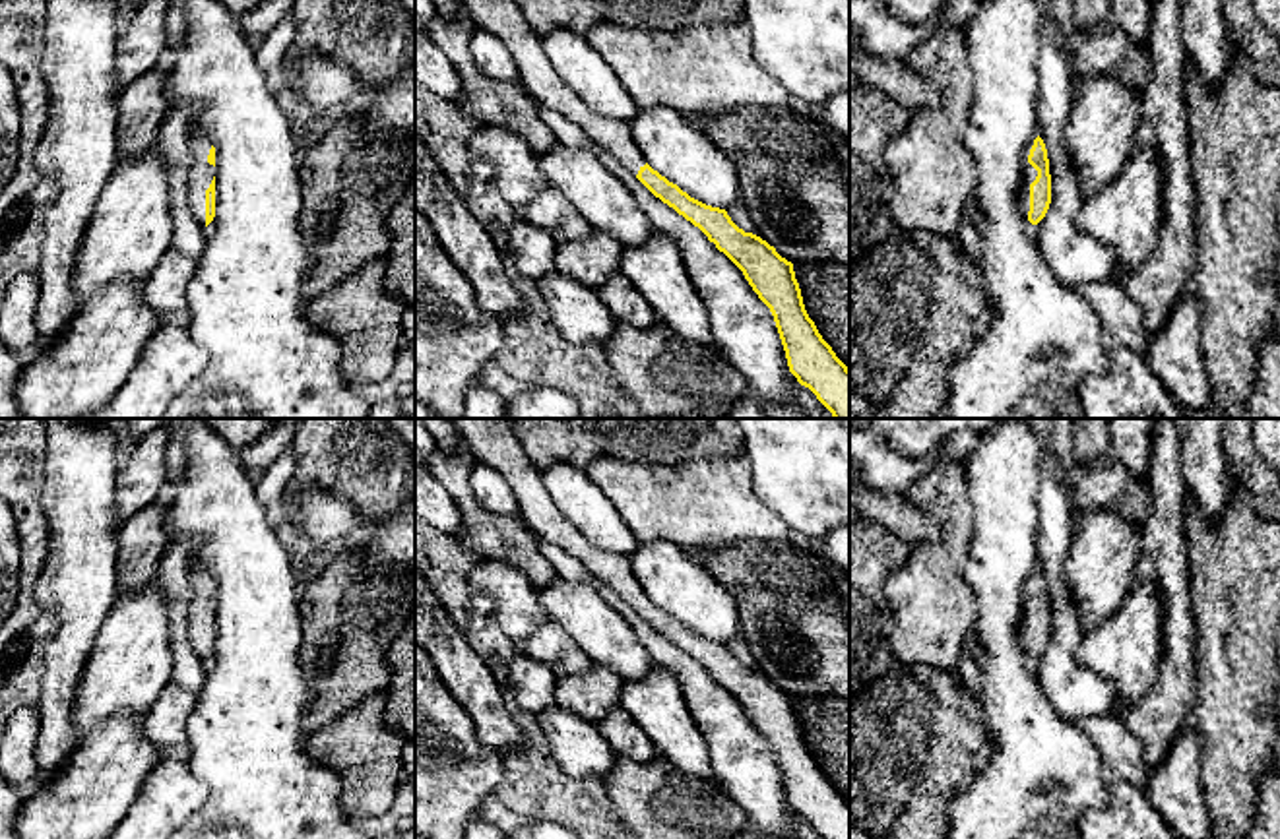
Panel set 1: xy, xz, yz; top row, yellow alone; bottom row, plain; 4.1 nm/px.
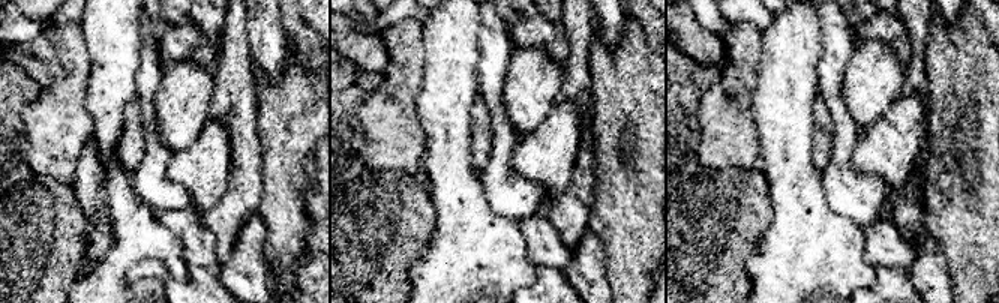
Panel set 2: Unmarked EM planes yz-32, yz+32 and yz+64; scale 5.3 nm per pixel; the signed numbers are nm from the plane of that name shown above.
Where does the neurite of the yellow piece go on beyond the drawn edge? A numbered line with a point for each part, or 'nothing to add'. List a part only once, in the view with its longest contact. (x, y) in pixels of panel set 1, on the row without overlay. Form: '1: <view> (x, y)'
1: yz (1030, 609)

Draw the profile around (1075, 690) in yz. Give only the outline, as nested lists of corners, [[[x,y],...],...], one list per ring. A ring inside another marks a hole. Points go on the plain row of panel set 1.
[[[1043,453],[1036,546],[1040,572],[1049,593],[1051,637],[1045,651],[1036,659],[1036,672],[1055,709],[1069,719],[1102,717],[1117,711],[1113,684],[1078,661],[1086,630],[1078,620],[1065,579],[1065,558],[1078,519],[1071,471],[1053,453]]]

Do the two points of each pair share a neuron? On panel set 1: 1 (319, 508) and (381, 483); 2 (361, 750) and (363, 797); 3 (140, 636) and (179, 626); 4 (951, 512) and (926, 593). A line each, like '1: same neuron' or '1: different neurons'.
1: different neurons
2: same neuron
3: different neurons
4: same neuron

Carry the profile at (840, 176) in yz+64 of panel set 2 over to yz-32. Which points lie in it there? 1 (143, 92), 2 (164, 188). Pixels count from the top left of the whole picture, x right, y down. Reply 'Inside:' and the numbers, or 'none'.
Inside: 1, 2

